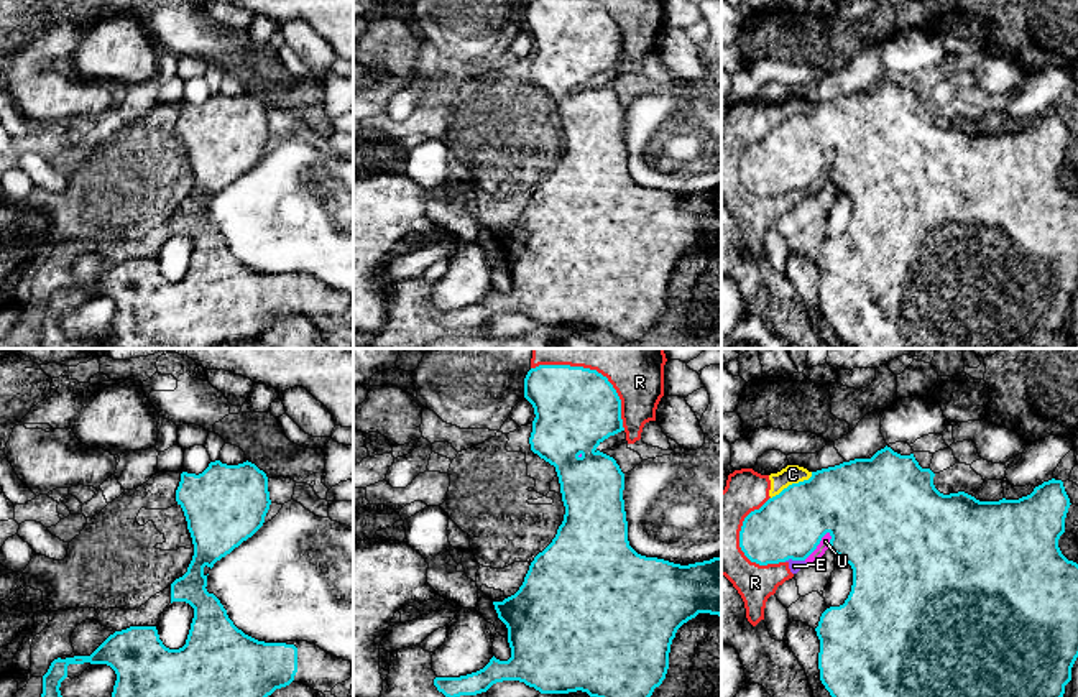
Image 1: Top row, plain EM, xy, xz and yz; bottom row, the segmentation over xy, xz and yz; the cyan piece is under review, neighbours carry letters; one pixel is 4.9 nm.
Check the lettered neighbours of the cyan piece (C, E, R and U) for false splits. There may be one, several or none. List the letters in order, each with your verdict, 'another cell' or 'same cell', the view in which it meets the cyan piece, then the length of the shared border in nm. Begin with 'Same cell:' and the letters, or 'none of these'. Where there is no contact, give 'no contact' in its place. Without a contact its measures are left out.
Same cell: none of these
C: another cell; contact in yz; length 240 nm
E: another cell; contact in yz; length 100 nm
R: another cell; contact in xz; length 550 nm
U: another cell; contact in yz; length 190 nm

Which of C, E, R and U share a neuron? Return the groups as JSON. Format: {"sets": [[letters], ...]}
{"sets": [["C", "E", "R", "U"]]}

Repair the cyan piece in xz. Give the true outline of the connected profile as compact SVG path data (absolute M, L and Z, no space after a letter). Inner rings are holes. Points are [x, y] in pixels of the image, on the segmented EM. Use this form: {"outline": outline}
{"outline": "M539 365L524 378L524 398L534 408L531 450L555 467L564 521L552 542L529 565L519 590L493 602L498 618L508 628L511 658L490 662L460 677L435 677L434 685L445 697L477 695L493 684L519 681L541 694L587 692L590 697L651 697L669 669L669 653L677 630L698 613L721 616L721 556L689 565L638 554L628 541L624 511L624 473L616 460L597 447L623 427L621 399L606 376L597 370L570 365Z"}

